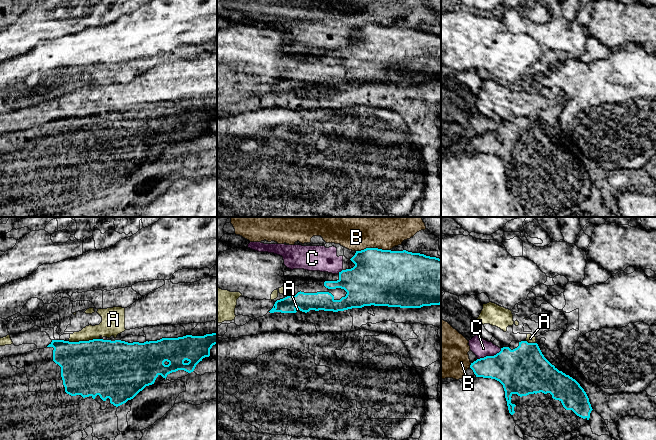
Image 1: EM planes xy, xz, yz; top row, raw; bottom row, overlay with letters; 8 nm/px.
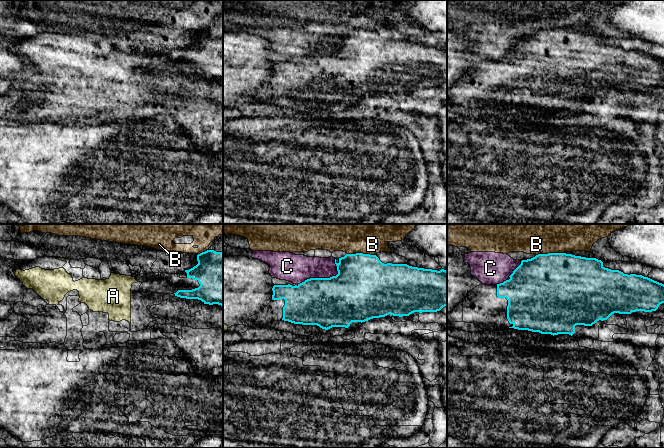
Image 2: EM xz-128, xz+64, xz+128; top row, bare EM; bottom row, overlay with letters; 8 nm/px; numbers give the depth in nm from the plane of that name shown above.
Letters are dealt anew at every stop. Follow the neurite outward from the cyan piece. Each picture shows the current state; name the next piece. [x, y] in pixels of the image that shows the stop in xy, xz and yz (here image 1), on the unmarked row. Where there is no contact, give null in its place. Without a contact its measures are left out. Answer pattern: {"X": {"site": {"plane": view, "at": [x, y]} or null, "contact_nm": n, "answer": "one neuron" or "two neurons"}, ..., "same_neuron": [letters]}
{"A": {"site": {"plane": "xy", "at": [83, 117]}, "contact_nm": 240, "answer": "two neurons"}, "B": {"site": {"plane": "xz", "at": [372, 24]}, "contact_nm": 280, "answer": "two neurons"}, "C": {"site": {"plane": "yz", "at": [490, 132]}, "contact_nm": 220, "answer": "two neurons"}, "same_neuron": []}

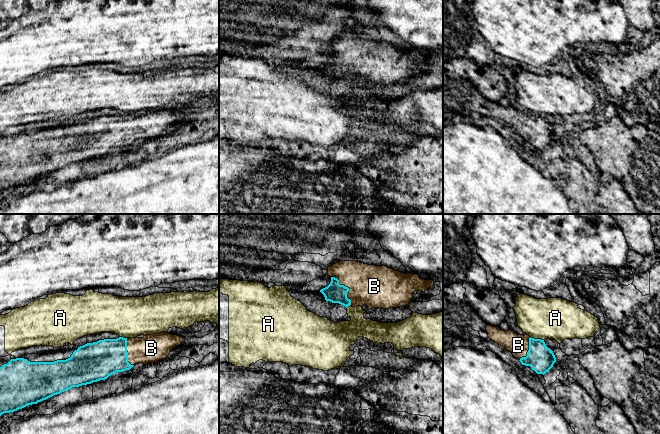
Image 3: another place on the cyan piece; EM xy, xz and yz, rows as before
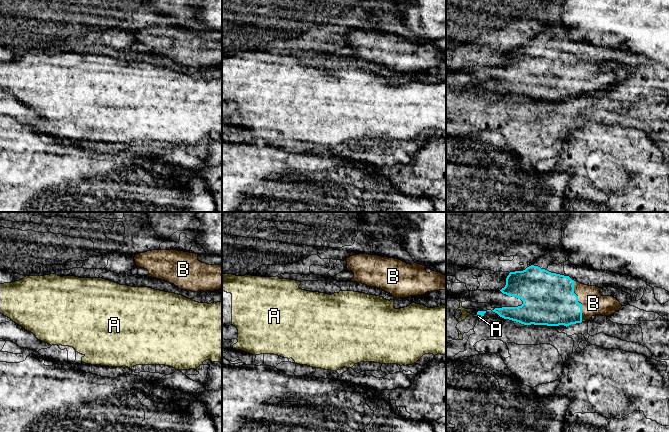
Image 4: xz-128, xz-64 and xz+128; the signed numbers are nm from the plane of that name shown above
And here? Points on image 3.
{"A": {"site": {"plane": "yz", "at": [537, 115]}, "contact_nm": 120, "answer": "two neurons"}, "B": {"site": {"plane": "xz", "at": [347, 63]}, "contact_nm": 280, "answer": "one neuron"}, "same_neuron": ["B"]}

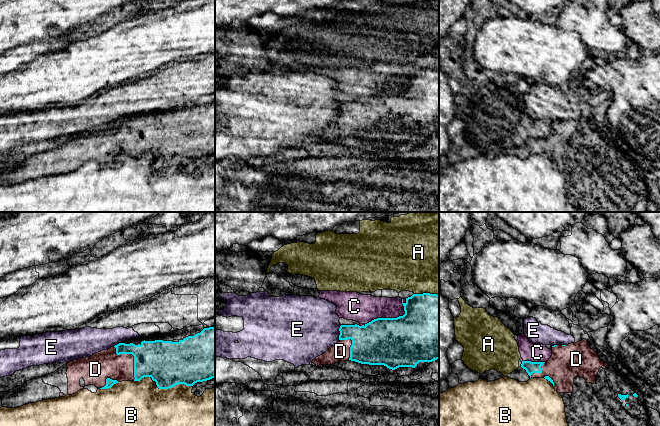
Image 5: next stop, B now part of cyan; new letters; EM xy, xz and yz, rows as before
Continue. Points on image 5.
{"A": {"site": {"plane": "xz", "at": [426, 69]}, "contact_nm": 200, "answer": "two neurons"}, "B": {"site": {"plane": "xy", "at": [162, 164]}, "contact_nm": 480, "answer": "two neurons"}, "C": {"site": {"plane": "xz", "at": [391, 94]}, "contact_nm": 360, "answer": "two neurons"}, "D": {"site": {"plane": "xy", "at": [133, 131]}, "contact_nm": 320, "answer": "one neuron"}, "E": {"site": {"plane": "xz", "at": [340, 108]}, "contact_nm": 120, "answer": "two neurons"}, "same_neuron": ["D"]}

